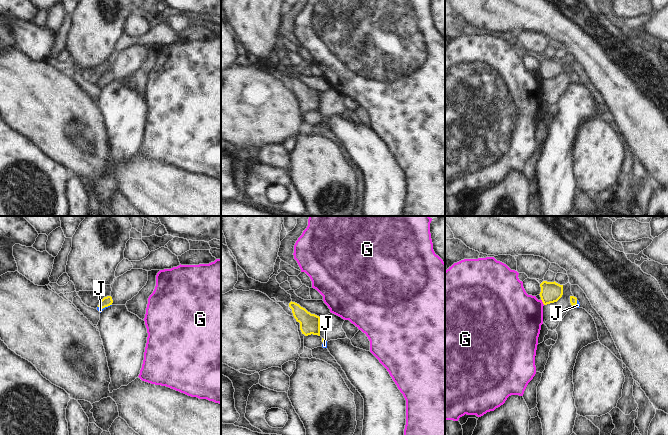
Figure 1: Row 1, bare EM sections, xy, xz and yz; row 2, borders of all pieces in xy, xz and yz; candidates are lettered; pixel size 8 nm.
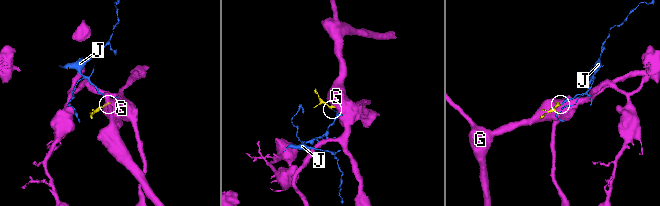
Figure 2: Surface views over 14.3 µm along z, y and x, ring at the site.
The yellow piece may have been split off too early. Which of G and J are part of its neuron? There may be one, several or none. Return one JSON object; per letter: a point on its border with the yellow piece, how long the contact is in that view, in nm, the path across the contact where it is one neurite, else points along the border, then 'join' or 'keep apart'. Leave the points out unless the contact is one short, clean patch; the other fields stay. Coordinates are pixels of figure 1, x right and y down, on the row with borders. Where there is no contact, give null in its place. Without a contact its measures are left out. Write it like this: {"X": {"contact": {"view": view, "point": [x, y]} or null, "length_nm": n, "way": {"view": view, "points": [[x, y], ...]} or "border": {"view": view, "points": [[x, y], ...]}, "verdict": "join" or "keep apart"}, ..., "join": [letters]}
{"G": {"contact": {"view": "yz", "point": [542, 301]}, "length_nm": 50, "border": {"view": "yz", "points": [[541, 299], [544, 304]]}, "verdict": "keep apart"}, "J": {"contact": {"view": "xy", "point": [104, 307]}, "length_nm": 110, "way": {"view": "xy", "points": [[106, 301], [104, 307], [100, 310]]}, "verdict": "join"}, "join": ["J"]}

